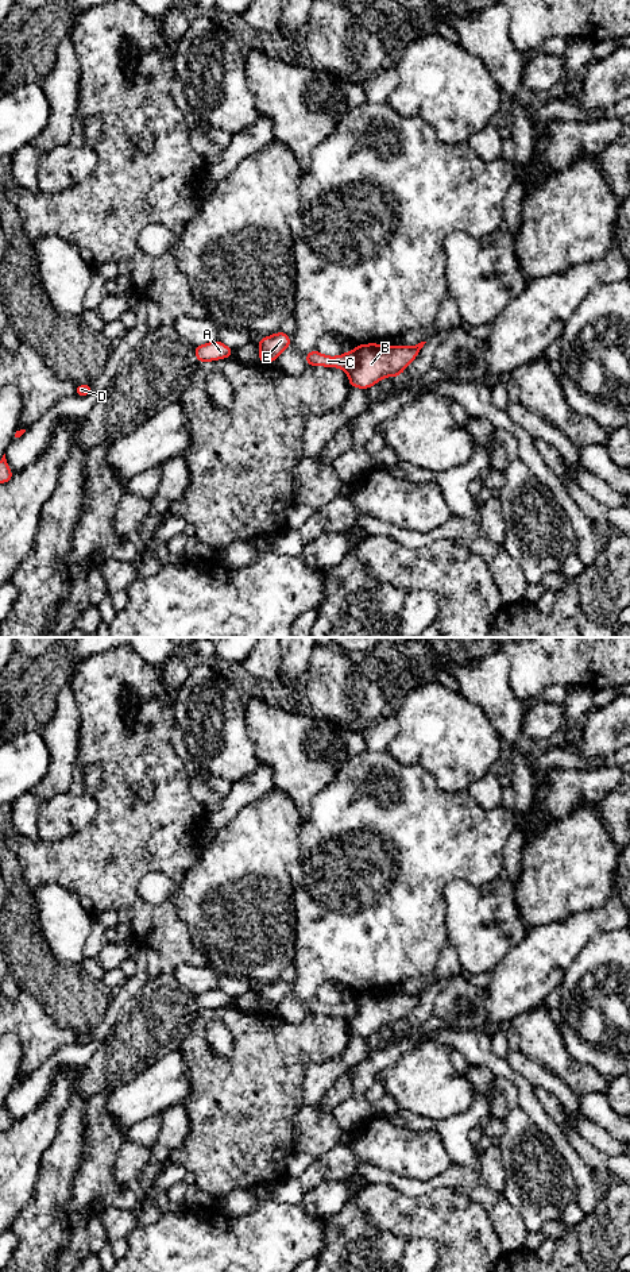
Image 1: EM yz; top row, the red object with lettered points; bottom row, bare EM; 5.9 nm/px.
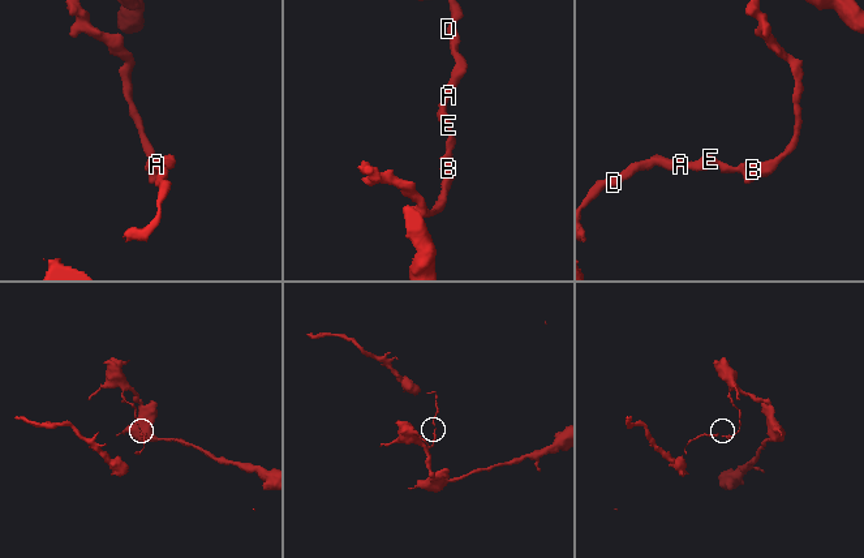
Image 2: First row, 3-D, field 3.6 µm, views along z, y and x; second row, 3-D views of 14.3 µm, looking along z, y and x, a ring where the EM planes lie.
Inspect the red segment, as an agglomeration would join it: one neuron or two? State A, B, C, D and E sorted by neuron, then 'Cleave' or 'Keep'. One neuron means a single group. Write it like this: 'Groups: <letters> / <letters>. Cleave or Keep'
Groups: A C D E / B. Cleave

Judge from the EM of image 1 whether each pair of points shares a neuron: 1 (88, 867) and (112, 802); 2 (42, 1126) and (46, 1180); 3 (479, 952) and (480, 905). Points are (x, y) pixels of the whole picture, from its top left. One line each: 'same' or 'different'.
1: same
2: different
3: same

